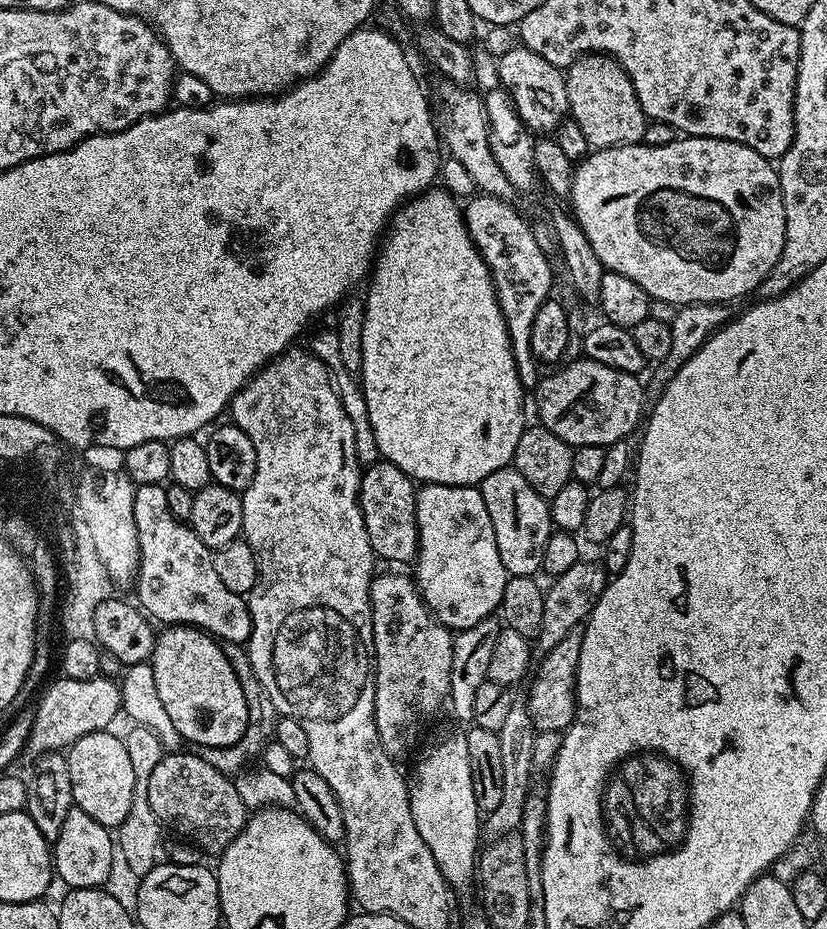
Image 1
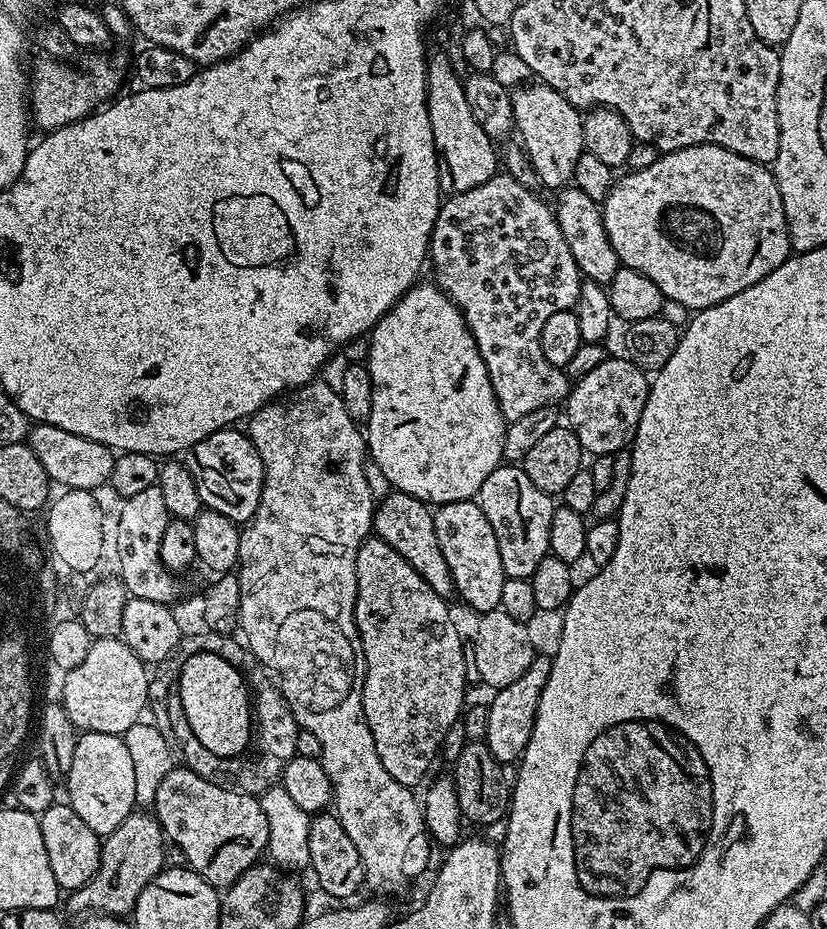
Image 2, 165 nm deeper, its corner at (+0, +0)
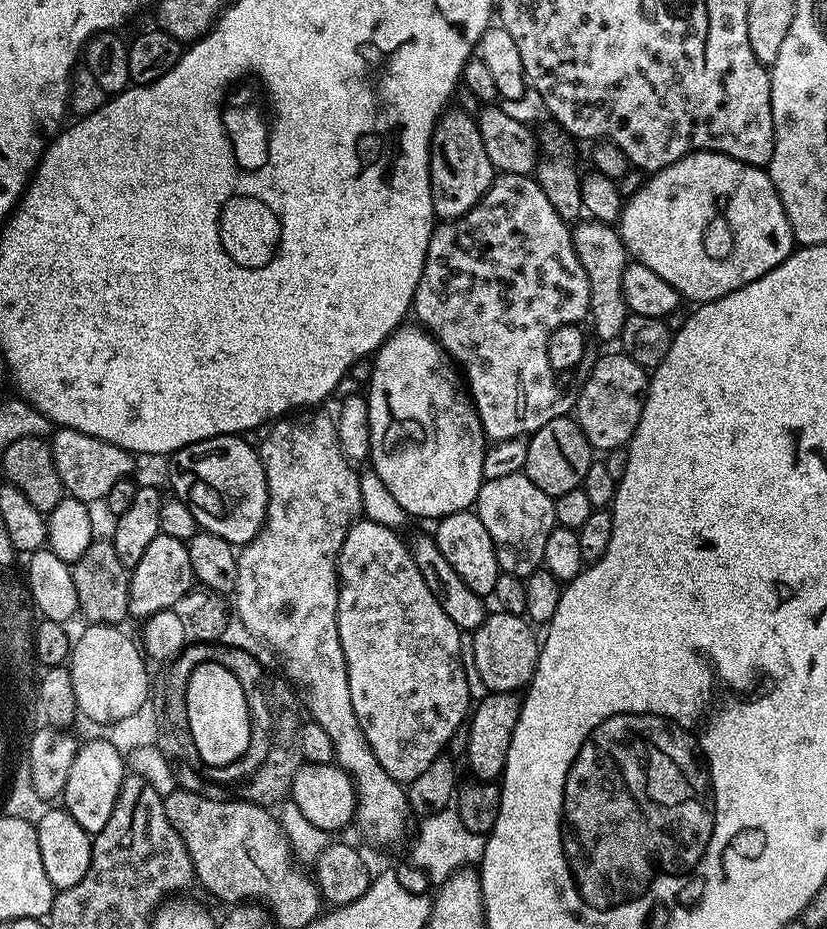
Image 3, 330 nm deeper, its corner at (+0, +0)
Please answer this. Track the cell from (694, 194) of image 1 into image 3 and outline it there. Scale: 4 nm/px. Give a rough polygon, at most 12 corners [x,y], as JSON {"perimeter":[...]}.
{"perimeter":[[690,152],[627,197],[620,237],[685,301],[794,251],[763,167]]}

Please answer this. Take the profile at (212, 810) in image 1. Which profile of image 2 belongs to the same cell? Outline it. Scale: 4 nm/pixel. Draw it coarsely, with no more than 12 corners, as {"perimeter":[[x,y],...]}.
{"perimeter":[[175,766],[156,821],[227,890],[268,846],[259,799]]}

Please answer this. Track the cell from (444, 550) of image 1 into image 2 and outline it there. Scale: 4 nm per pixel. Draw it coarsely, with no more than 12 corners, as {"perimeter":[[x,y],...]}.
{"perimeter":[[471,499],[439,505],[434,534],[456,596],[497,611],[506,577]]}

